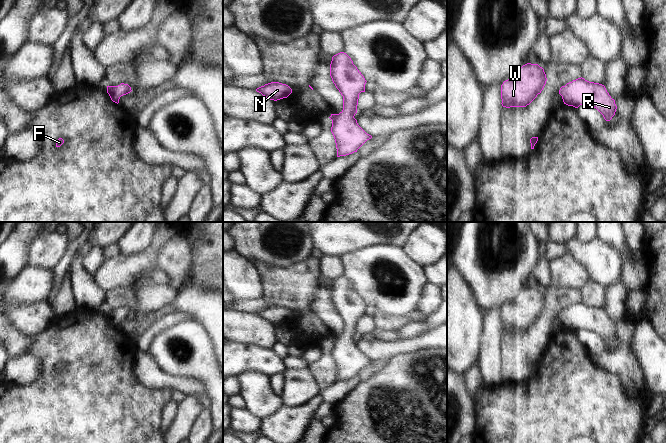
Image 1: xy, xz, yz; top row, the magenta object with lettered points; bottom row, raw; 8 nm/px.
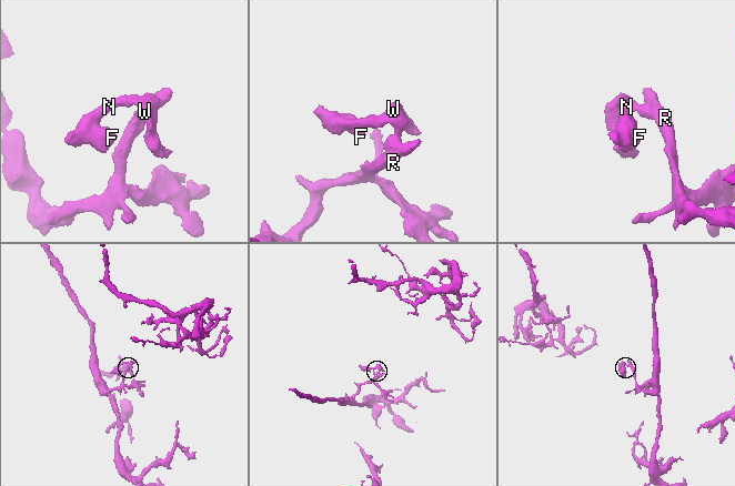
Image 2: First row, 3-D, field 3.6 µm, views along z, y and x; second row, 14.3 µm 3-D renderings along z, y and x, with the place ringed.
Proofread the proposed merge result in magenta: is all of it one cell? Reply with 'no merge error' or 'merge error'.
no merge error

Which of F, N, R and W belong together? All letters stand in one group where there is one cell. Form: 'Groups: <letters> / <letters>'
Groups: F N R W.

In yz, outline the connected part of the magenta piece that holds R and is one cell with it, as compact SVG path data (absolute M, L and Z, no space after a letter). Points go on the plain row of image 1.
M578 302L562 310L559 314L564 328L578 332L588 329L596 332L606 345L615 339L617 330L604 309Z

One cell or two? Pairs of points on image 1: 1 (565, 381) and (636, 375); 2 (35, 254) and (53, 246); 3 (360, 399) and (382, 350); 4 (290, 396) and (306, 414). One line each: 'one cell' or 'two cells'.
1: two cells
2: one cell
3: two cells
4: two cells

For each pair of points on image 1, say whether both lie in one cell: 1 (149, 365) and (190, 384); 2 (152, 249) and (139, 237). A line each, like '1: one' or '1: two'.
1: one
2: two

